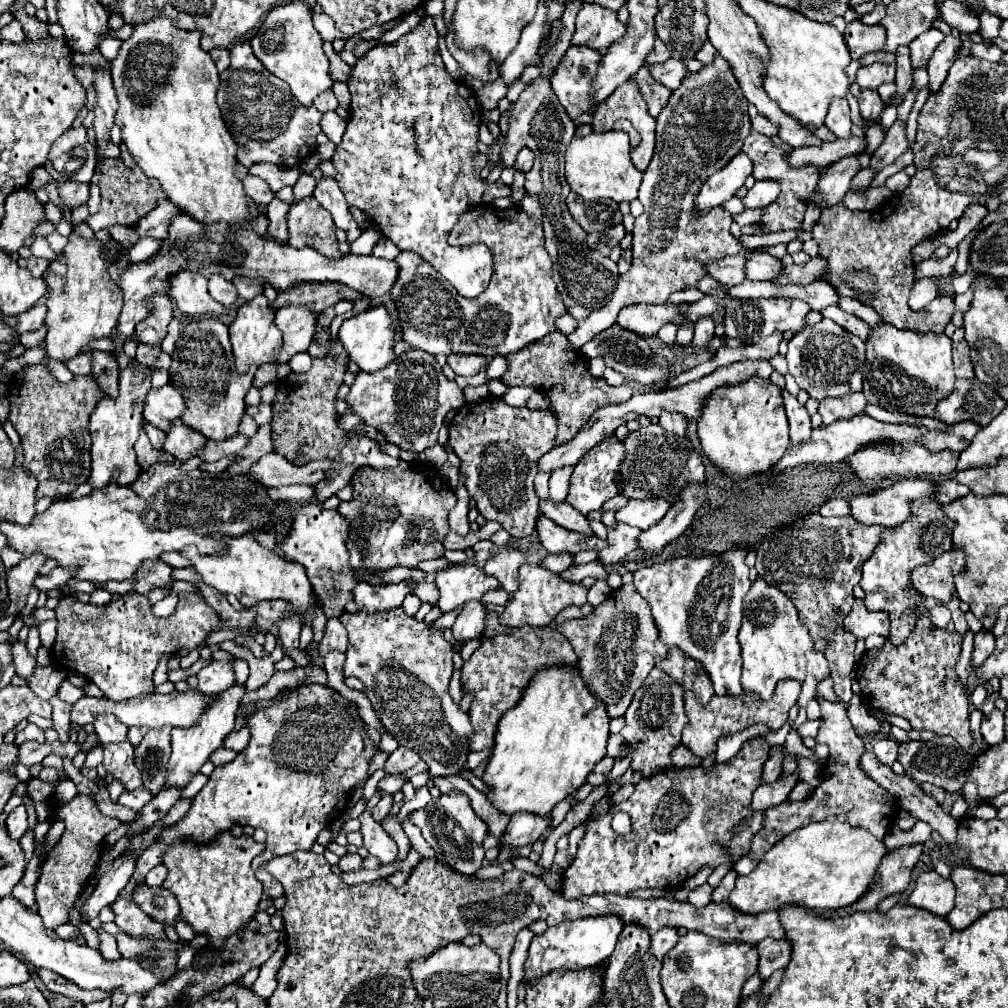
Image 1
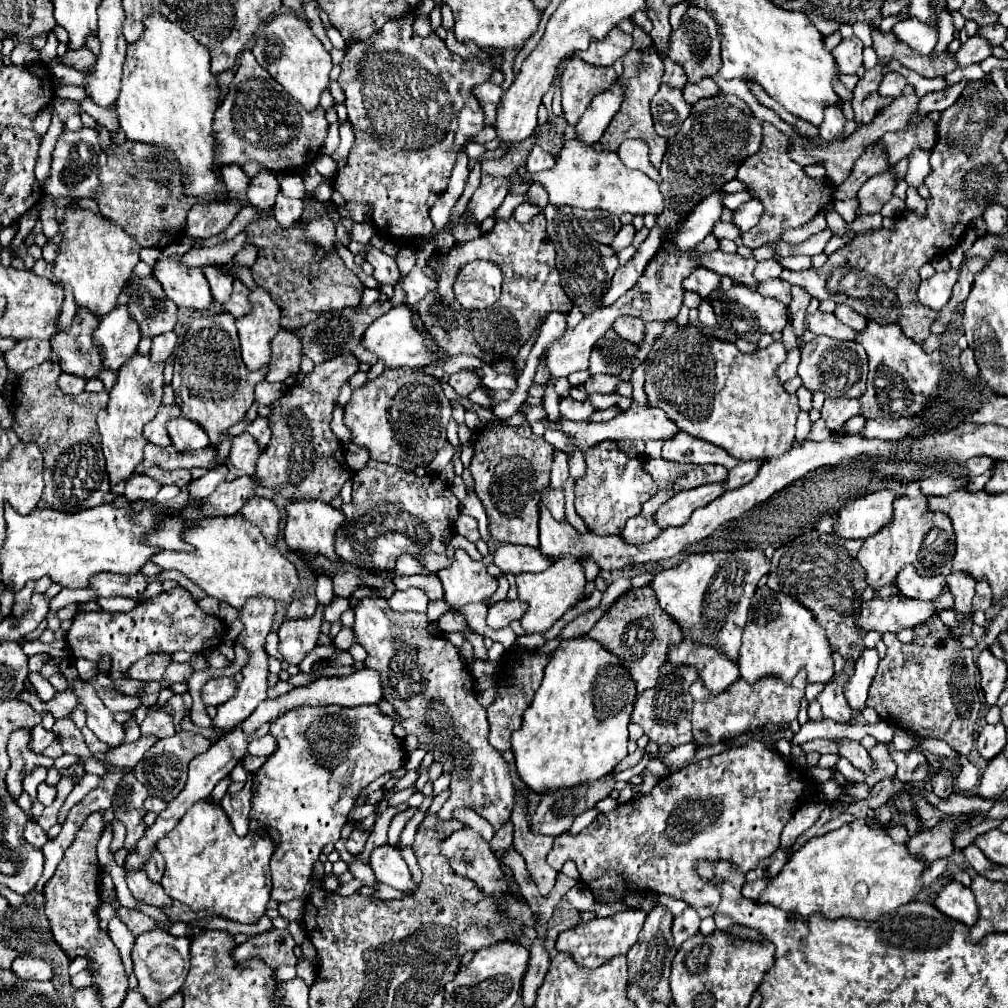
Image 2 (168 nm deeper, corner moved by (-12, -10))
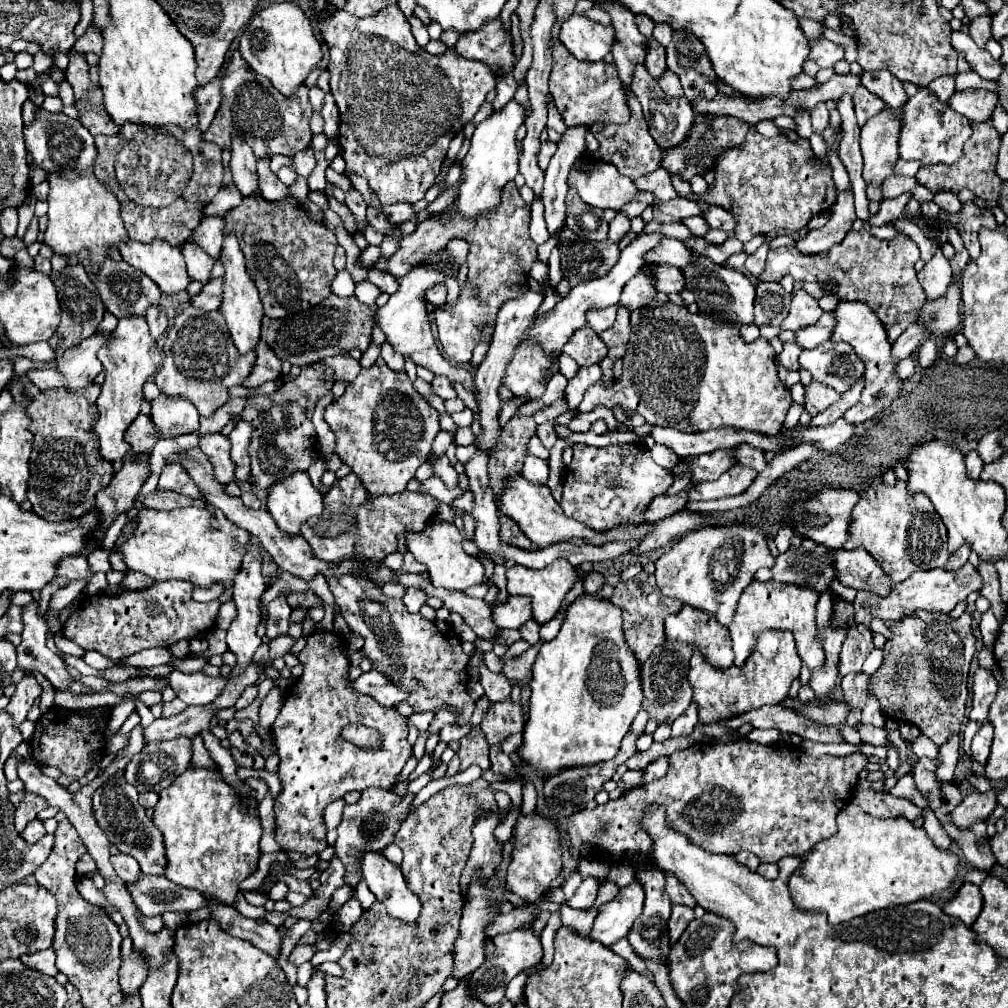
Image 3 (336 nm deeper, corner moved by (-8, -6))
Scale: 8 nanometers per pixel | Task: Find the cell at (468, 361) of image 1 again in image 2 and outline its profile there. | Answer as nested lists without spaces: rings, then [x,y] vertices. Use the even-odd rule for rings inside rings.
[[[456,372],[448,378],[448,384],[454,388],[458,396],[468,396],[476,388],[476,374],[474,372]]]

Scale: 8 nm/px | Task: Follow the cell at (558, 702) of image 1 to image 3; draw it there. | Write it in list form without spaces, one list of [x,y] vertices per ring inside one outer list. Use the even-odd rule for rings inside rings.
[[[578,596],[568,606],[566,620],[562,622],[558,636],[540,648],[532,676],[532,696],[528,710],[530,718],[524,724],[522,744],[516,750],[520,760],[530,764],[540,778],[550,778],[566,768],[594,766],[596,762],[612,760],[620,750],[620,742],[630,730],[630,724],[642,704],[640,668],[624,644],[620,608],[608,600],[600,600],[598,596]]]

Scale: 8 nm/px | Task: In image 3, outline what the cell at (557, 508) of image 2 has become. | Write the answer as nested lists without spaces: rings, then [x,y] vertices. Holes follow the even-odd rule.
[[[528,454],[528,458],[526,458],[524,468],[522,468],[522,474],[524,474],[524,478],[528,478],[528,482],[536,482],[536,486],[544,486],[550,480],[546,460],[536,458],[532,454]]]

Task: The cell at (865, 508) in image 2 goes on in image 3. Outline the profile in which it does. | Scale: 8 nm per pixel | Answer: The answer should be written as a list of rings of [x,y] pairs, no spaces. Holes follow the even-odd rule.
[[[824,488],[806,502],[792,506],[792,524],[796,532],[804,538],[810,538],[818,544],[824,544],[828,548],[842,548],[842,544],[848,540],[848,526],[852,522],[852,510],[858,502],[860,494],[854,490],[842,490],[842,488]]]

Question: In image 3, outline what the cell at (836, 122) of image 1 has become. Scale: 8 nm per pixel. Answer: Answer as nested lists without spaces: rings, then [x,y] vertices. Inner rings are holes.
[[[818,104],[818,106],[810,112],[810,118],[812,118],[812,130],[814,130],[816,134],[822,134],[822,132],[826,130],[828,118],[830,118],[826,104]]]

